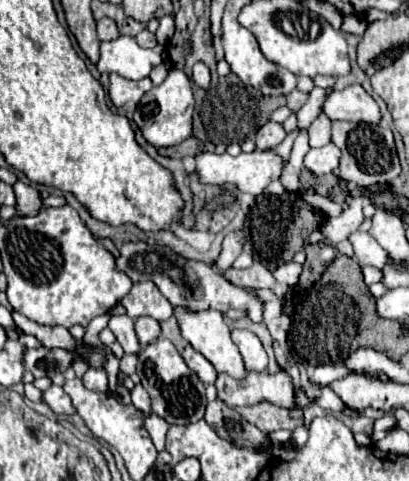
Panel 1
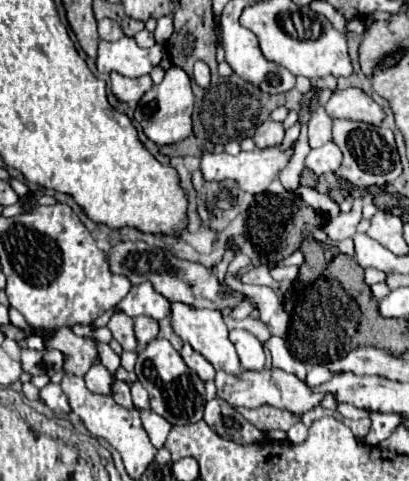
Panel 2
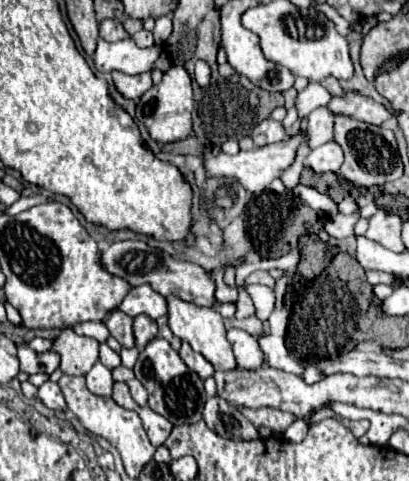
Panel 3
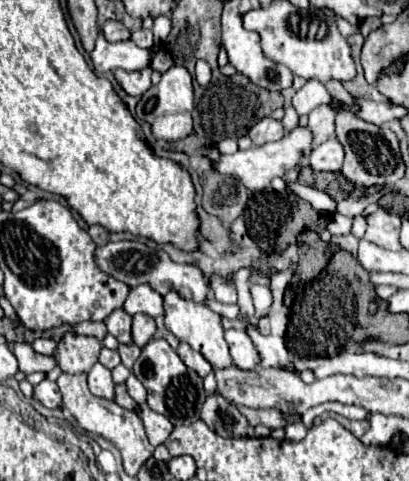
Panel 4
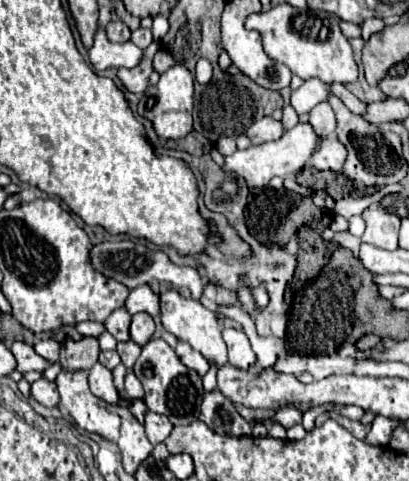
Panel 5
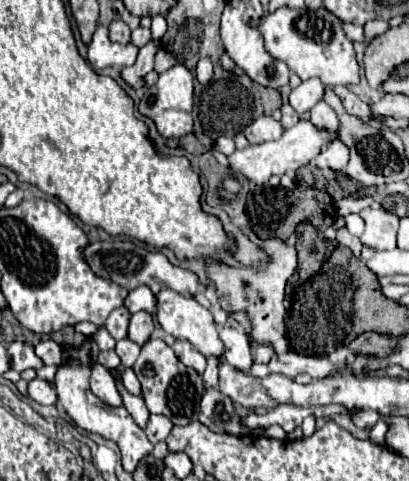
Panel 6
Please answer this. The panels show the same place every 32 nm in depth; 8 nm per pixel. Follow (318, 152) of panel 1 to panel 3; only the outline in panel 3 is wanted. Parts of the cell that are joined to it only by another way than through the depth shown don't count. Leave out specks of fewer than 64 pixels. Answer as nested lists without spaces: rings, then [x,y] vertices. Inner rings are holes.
[[[334,140],[322,144],[320,148],[314,148],[306,158],[306,164],[318,174],[338,172],[342,162],[344,162],[344,154],[340,152],[340,146]]]

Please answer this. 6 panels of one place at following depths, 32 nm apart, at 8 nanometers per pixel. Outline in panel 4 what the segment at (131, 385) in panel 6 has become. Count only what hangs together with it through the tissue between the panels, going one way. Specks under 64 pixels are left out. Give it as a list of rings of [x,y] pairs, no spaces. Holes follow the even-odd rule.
[[[130,376],[130,378],[126,380],[126,386],[128,386],[128,394],[130,394],[140,406],[144,406],[144,404],[146,404],[146,390],[144,390],[142,382],[140,382],[136,376]]]

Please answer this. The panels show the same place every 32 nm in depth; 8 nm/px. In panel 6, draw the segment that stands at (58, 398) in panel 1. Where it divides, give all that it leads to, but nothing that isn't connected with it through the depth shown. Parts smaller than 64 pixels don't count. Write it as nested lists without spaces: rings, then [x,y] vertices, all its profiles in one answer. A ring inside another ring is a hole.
[[[36,378],[36,380],[30,382],[30,386],[28,386],[28,396],[30,396],[32,400],[44,404],[44,406],[52,406],[52,404],[56,404],[56,400],[58,400],[58,396],[56,396],[56,386],[54,386],[52,382],[40,380],[40,378]]]

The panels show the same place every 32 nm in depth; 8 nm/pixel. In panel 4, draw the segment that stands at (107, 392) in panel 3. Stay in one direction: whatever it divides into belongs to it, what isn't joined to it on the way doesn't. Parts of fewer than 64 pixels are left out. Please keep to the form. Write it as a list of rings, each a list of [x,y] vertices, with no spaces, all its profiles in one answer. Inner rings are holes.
[[[96,362],[92,366],[92,370],[88,372],[88,388],[94,396],[106,398],[106,400],[114,400],[114,382],[112,382],[112,374],[106,366],[102,366],[100,362]]]

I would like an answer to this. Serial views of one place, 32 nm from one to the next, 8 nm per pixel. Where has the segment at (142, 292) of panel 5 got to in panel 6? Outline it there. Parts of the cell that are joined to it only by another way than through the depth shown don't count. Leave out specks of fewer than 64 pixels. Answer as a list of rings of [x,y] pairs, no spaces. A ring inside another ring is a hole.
[[[138,286],[138,288],[130,290],[130,294],[128,294],[124,304],[132,314],[140,312],[140,310],[156,314],[156,296],[152,294],[152,290],[148,286]]]

